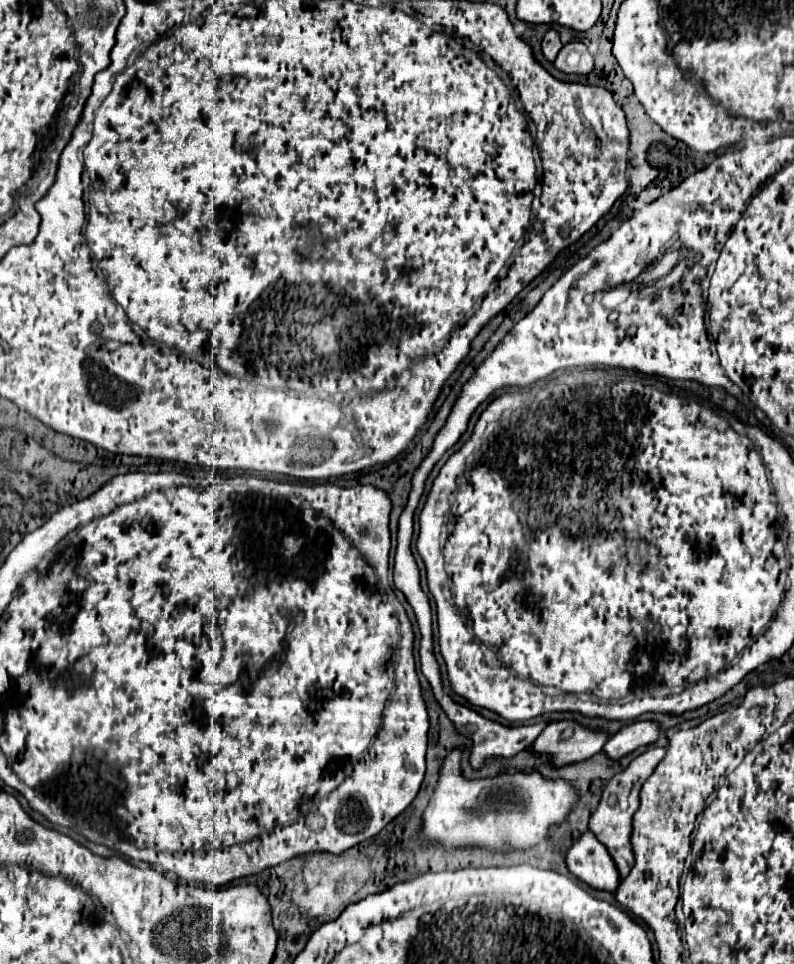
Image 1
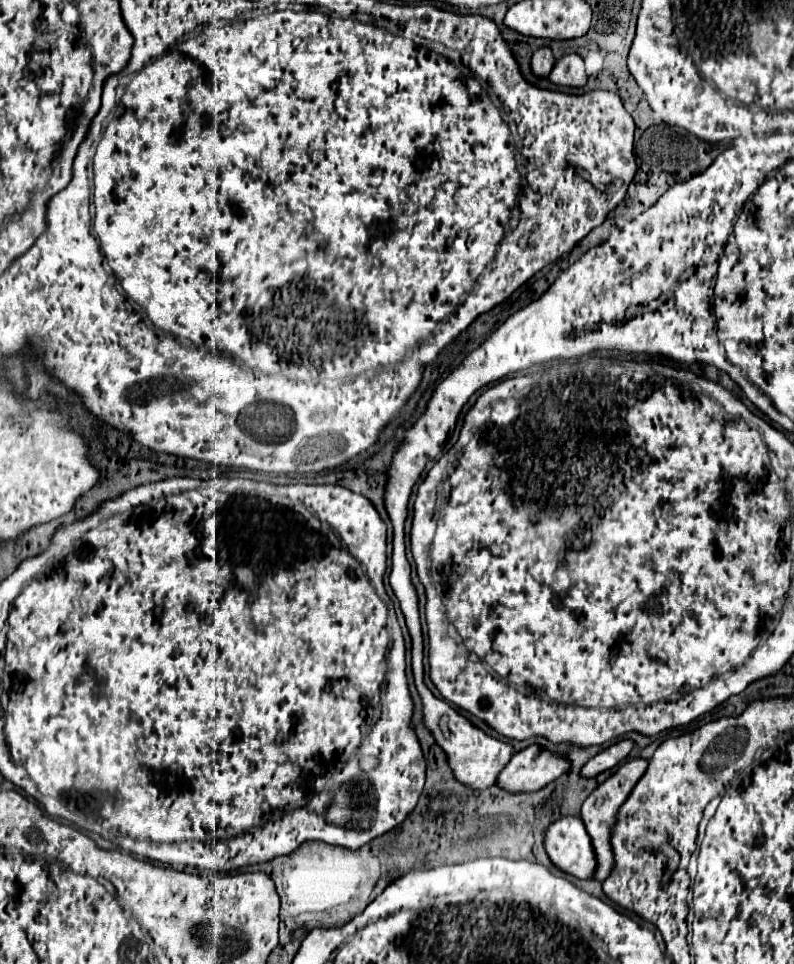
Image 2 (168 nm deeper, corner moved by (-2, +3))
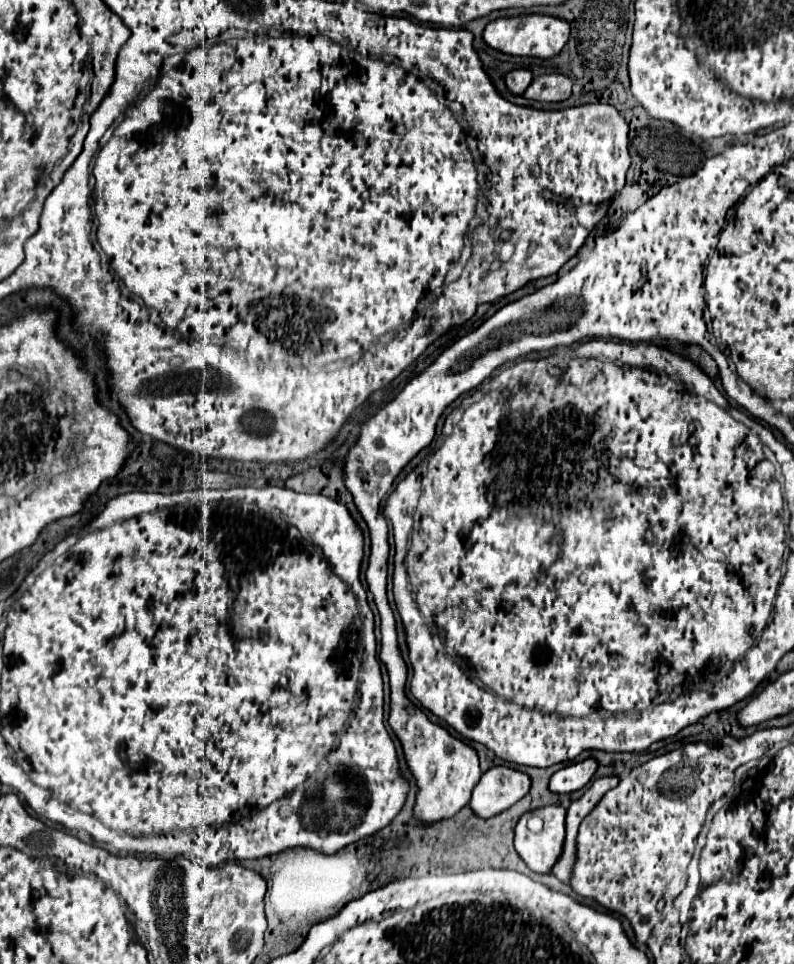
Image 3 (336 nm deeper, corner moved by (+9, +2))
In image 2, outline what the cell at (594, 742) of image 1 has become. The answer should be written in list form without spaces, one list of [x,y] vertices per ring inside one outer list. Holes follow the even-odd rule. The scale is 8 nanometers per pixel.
[[[531,744],[513,754],[511,762],[501,770],[497,784],[509,792],[531,792],[557,780],[569,770],[569,766],[571,762],[565,754],[543,750],[539,744]]]

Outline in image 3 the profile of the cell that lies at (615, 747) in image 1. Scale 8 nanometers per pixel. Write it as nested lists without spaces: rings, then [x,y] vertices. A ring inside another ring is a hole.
[[[586,759],[580,763],[572,763],[560,771],[556,771],[548,783],[552,793],[572,793],[582,789],[594,775],[598,763],[594,759]]]

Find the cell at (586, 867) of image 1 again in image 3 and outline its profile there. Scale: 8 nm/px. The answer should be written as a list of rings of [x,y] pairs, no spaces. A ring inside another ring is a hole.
[[[548,805],[534,811],[528,811],[520,817],[514,827],[514,847],[522,861],[536,873],[550,873],[550,865],[558,861],[558,853],[562,853],[564,841],[564,817],[566,809],[560,805]],[[538,815],[544,821],[540,833],[532,833],[526,827],[526,821]]]

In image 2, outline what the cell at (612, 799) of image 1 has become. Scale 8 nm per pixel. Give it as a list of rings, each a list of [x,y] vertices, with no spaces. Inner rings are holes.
[[[633,758],[633,760],[625,762],[615,774],[611,774],[603,784],[599,784],[589,794],[589,798],[585,800],[585,804],[581,808],[581,820],[583,820],[589,836],[593,838],[593,848],[597,852],[597,864],[599,866],[597,866],[595,880],[599,880],[599,882],[605,880],[605,878],[609,878],[611,870],[615,868],[615,854],[613,854],[613,846],[611,846],[611,836],[613,836],[613,828],[617,824],[617,814],[619,814],[619,808],[629,798],[629,794],[635,788],[635,784],[639,782],[639,778],[645,774],[647,764],[649,764],[647,758]]]

